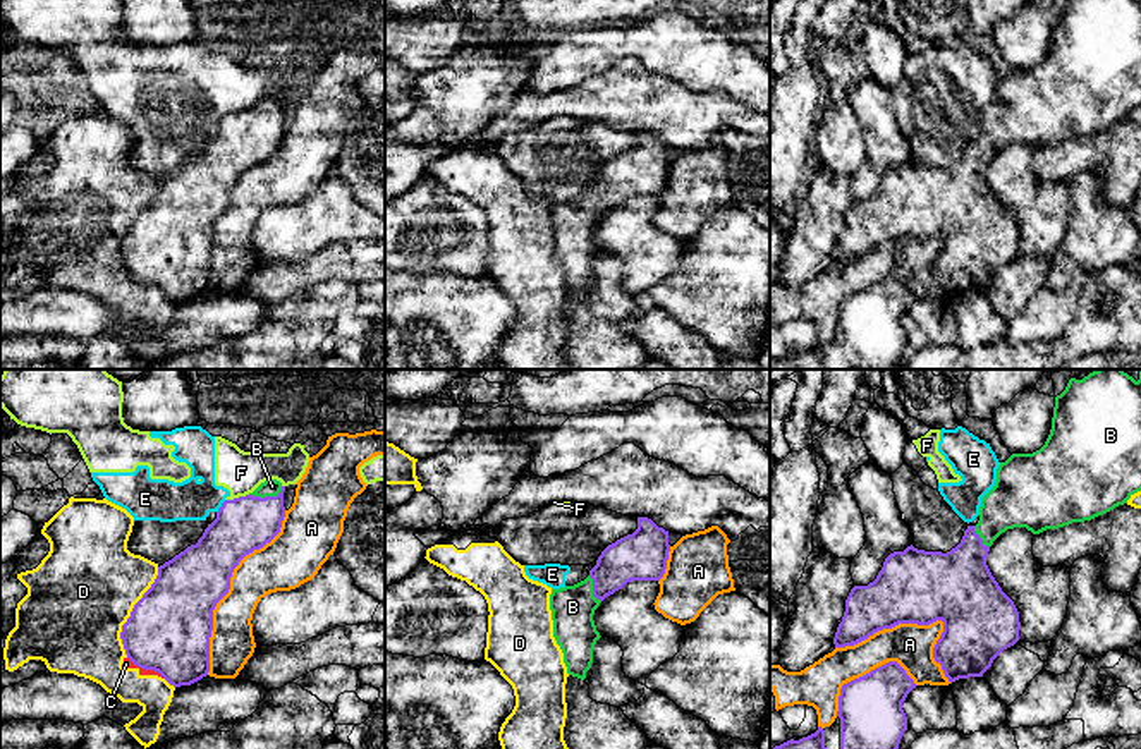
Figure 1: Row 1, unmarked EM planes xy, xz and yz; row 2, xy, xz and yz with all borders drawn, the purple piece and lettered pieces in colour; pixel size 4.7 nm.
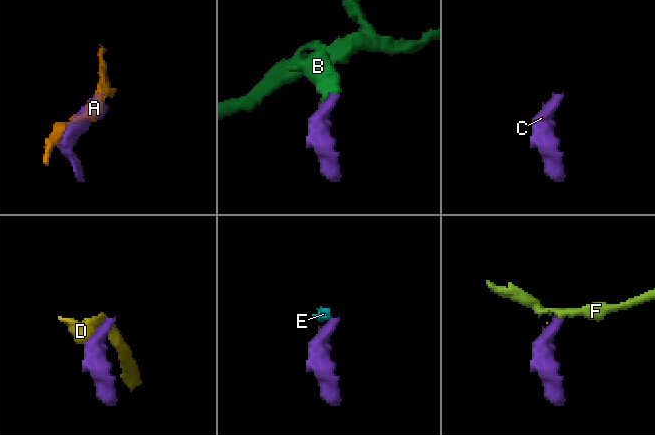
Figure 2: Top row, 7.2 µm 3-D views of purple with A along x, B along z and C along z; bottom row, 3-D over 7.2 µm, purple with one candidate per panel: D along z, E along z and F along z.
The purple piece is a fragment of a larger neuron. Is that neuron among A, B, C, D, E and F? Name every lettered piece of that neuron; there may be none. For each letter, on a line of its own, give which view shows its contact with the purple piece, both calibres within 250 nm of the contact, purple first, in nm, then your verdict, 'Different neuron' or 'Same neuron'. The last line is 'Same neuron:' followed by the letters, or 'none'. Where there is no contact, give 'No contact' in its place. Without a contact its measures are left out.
A: Touches purple in xy. Thickness 320 nm (purple) against 220 nm. Different neuron
B: Touches purple in xy. Thickness 260 nm (purple) against 80 nm. Same neuron
C: Touches purple in xy. Thickness 380 nm (purple) against 40 nm. Different neuron
D: Touches purple in xy. Thickness 380 nm (purple) against 480 nm. Different neuron
E: Touches purple in xy. Thickness 260 nm (purple) against 190 nm. Different neuron
F: Touches purple in xy. Thickness 260 nm (purple) against 200 nm. Different neuron
Same neuron: B

